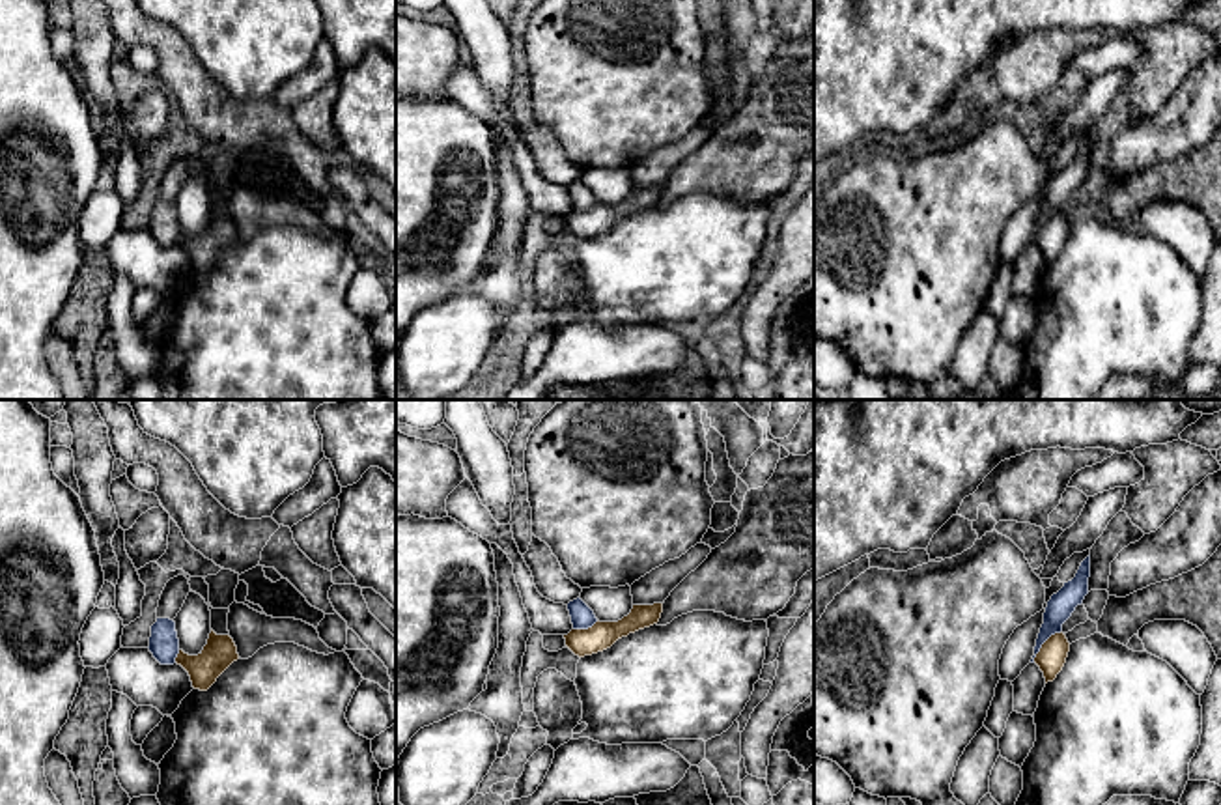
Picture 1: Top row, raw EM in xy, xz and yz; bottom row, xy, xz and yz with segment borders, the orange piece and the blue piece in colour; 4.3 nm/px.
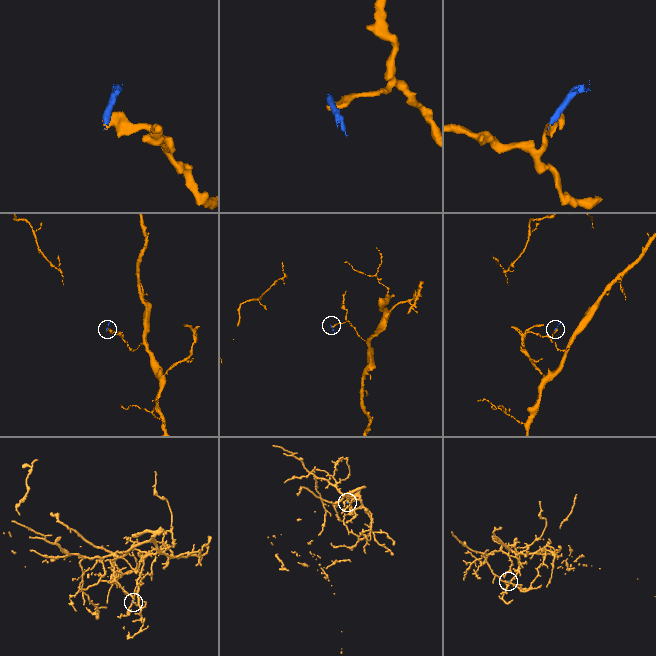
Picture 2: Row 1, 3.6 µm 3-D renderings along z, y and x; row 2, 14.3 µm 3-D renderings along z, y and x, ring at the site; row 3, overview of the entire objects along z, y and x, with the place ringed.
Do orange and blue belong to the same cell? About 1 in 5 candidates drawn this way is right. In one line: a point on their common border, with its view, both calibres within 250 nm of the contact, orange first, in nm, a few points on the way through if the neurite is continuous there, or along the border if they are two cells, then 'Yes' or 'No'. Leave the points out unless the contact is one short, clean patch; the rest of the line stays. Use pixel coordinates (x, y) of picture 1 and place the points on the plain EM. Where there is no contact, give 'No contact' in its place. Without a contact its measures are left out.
Touches orange at yz (1042, 226). Thickness 120 nm (orange) against 120 nm. Boundary: yz (1061, 211), (1042, 226), (1033, 243). No

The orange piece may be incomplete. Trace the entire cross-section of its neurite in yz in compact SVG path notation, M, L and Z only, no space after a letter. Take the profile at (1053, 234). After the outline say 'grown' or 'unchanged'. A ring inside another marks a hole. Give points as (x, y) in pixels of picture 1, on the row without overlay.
M1062 213L1051 217L1042 226L1040 233L1034 239L1034 245L1044 254L1046 265L1053 263L1057 256L1062 252L1068 233L1070 233L1070 224Z; unchanged

